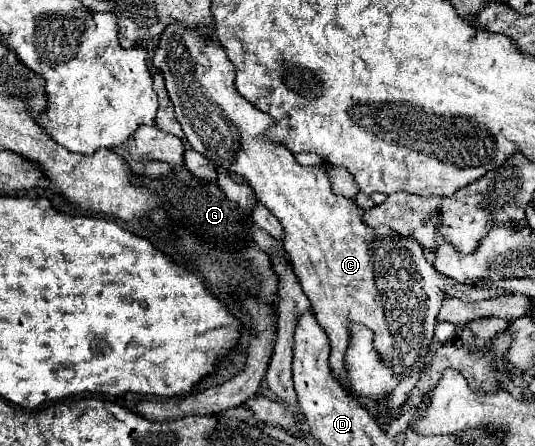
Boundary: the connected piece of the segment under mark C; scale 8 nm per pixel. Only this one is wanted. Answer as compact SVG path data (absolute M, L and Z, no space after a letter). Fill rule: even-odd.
M172 23L160 35L154 65L164 73L166 91L190 147L212 163L242 175L256 197L284 225L284 249L312 303L316 319L330 337L330 371L334 379L364 403L380 425L398 417L428 365L426 357L444 297L475 302L500 297L505 292L456 283L438 273L428 263L428 257L424 257L422 247L410 241L410 237L398 237L386 225L366 225L362 221L362 209L354 199L332 193L324 165L304 167L296 163L286 145L266 137L266 131L274 127L274 119L234 89L234 65L216 41L204 39L180 23ZM348 323L362 323L374 331L374 349L400 379L398 387L382 401L362 399L350 387L344 361L350 343Z

